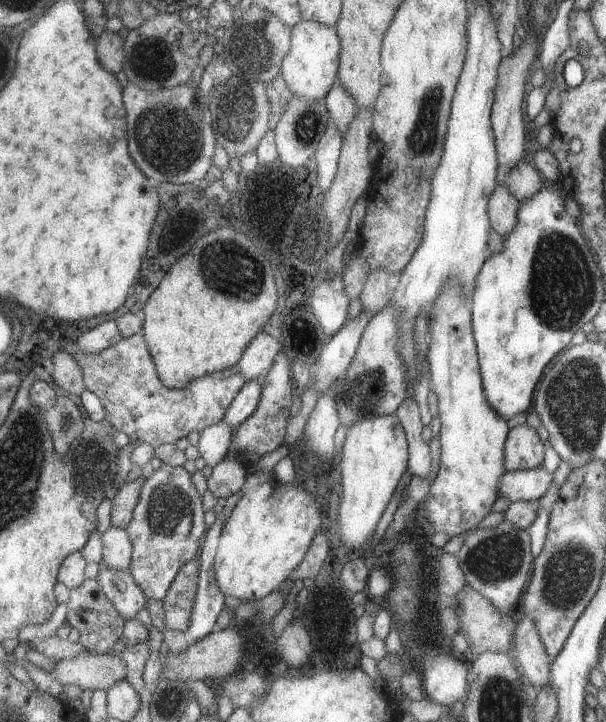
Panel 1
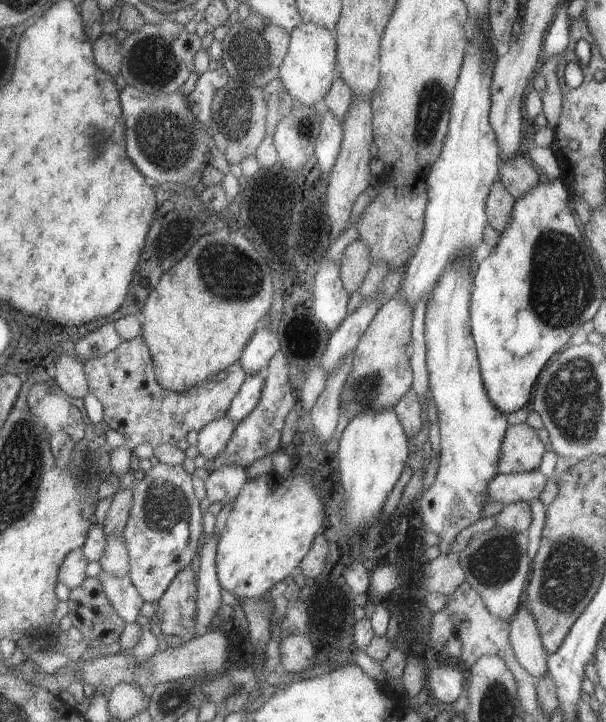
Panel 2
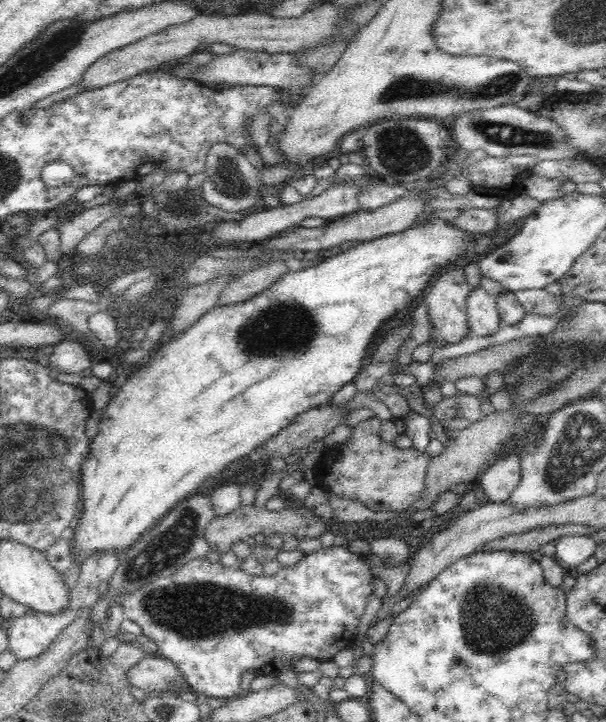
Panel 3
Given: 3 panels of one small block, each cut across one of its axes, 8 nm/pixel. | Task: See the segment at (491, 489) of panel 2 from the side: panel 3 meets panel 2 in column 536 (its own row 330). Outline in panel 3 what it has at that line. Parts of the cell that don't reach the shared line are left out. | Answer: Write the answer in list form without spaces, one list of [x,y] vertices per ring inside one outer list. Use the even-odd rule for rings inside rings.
[[[471,286],[466,298],[467,323],[469,330],[477,336],[490,336],[499,330],[502,323],[494,296],[482,286]]]

